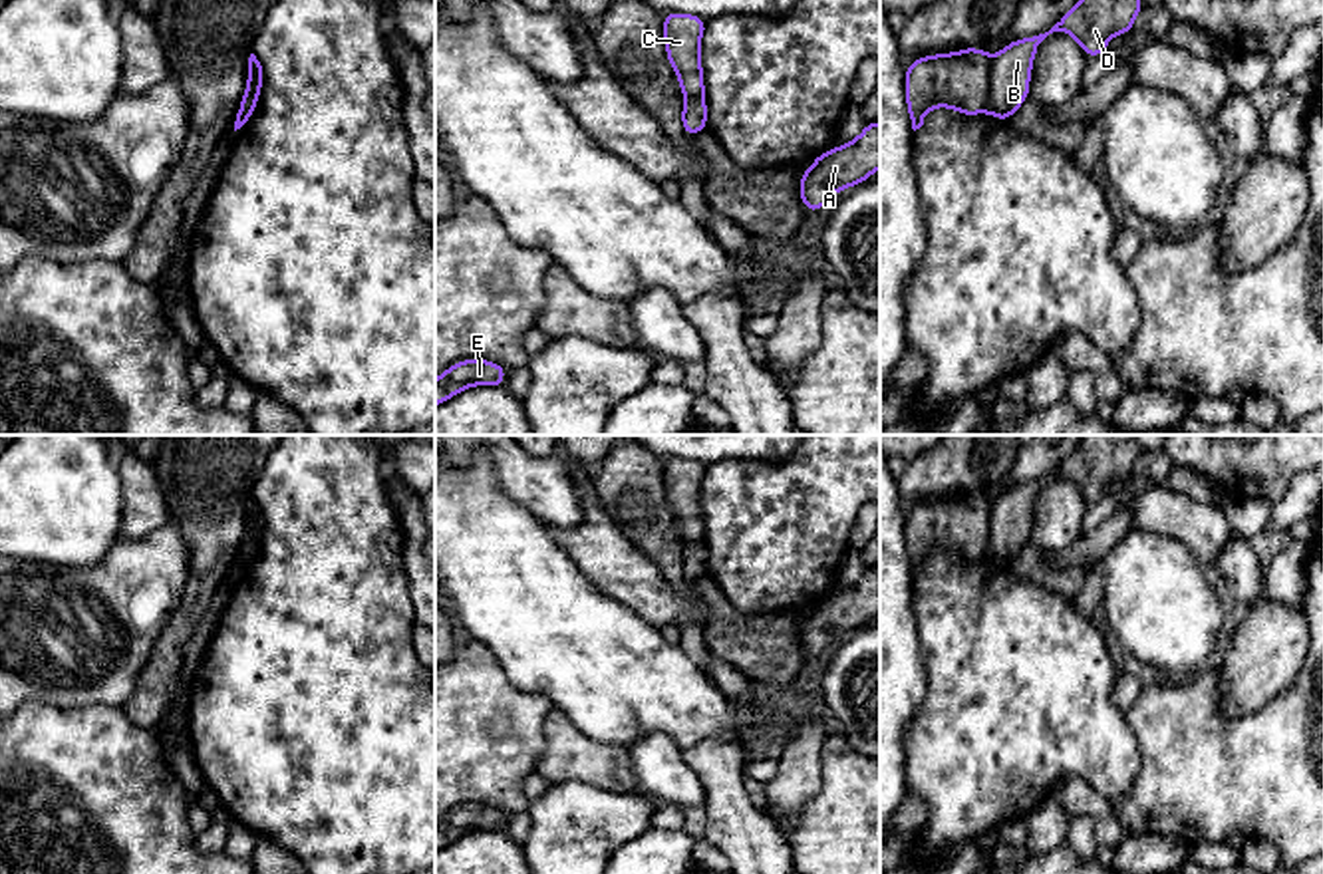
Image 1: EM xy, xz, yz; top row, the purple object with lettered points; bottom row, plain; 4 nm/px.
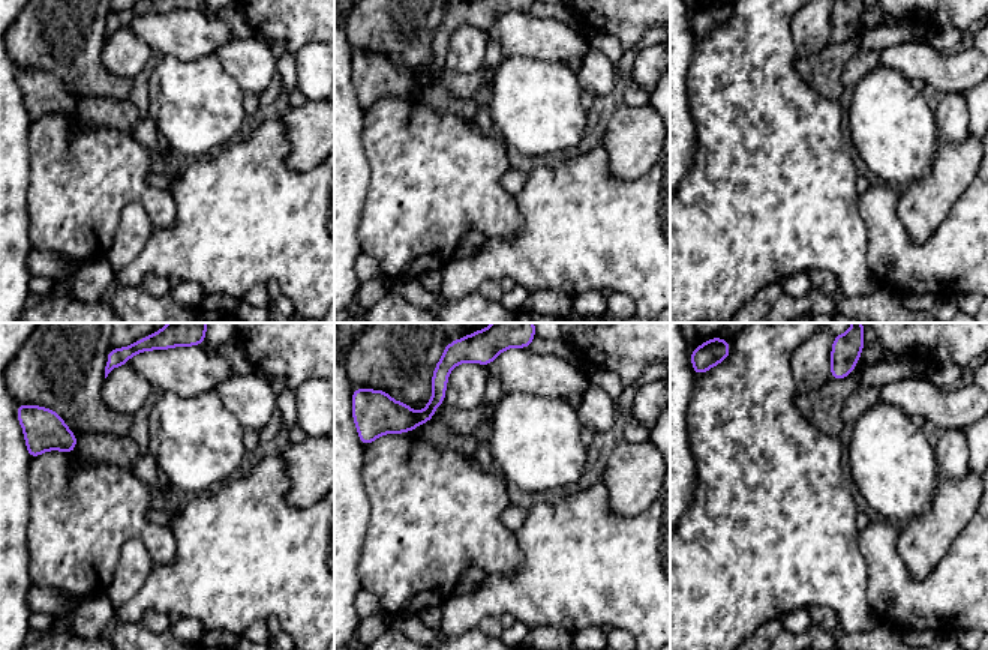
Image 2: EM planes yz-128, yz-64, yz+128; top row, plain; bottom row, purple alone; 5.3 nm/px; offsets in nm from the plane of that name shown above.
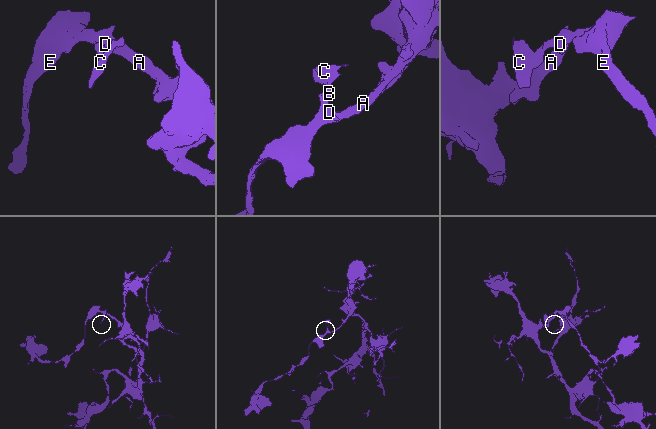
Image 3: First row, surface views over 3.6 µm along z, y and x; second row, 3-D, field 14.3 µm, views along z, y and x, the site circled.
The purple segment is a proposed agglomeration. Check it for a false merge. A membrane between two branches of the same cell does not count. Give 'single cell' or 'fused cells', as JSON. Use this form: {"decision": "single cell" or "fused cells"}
{"decision": "fused cells"}

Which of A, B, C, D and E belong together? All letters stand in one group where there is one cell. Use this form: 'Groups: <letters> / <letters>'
Groups: A B D E / C

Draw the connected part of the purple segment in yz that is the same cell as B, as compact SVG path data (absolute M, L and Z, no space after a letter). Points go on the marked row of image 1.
M1081 0L1049 32L1007 44L991 60L985 111L995 119L1009 121L1031 95L1033 56L1049 34L1067 32L1081 44L1087 58L1097 58L1106 50L1114 34L1132 30L1142 6L1142 0Z

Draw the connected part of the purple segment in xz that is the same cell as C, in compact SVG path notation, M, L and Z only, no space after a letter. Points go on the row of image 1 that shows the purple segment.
M663 14L663 40L669 66L677 73L685 97L703 97L705 81L699 58L699 44L707 20L695 14Z

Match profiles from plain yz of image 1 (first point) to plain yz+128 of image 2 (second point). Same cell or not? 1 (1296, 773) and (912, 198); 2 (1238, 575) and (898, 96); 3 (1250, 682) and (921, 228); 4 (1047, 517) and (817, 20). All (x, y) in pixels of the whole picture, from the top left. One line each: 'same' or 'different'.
1: different
2: same
3: same
4: same

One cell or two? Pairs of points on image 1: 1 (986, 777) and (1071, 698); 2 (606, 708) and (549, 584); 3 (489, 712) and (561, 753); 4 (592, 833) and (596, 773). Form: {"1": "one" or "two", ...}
{"1": "one", "2": "one", "3": "two", "4": "two"}

